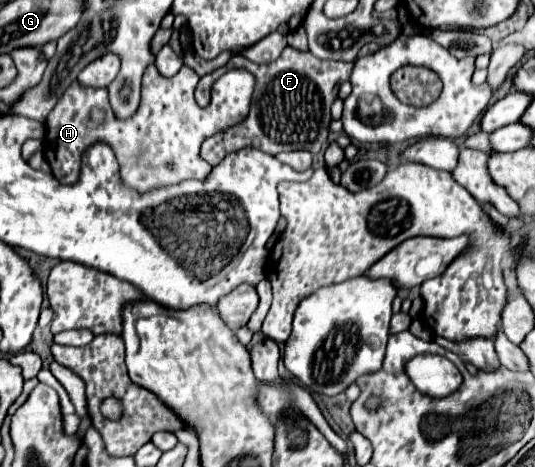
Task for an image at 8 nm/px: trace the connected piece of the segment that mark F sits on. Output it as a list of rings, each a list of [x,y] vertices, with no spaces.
[[[285,47],[281,57],[267,65],[257,65],[245,57],[231,57],[225,67],[219,67],[199,80],[203,81],[203,91],[209,91],[209,102],[211,87],[217,77],[233,67],[243,67],[247,71],[253,71],[253,75],[257,75],[257,87],[255,87],[251,111],[245,123],[221,135],[213,135],[205,139],[205,143],[201,145],[201,157],[207,159],[207,163],[217,165],[229,153],[241,151],[245,147],[259,149],[269,155],[277,155],[281,151],[295,151],[295,149],[303,149],[309,153],[321,151],[321,145],[327,141],[327,129],[331,123],[331,113],[329,113],[331,103],[337,99],[341,83],[349,81],[353,63],[323,61],[309,51],[299,51],[295,47]]]

